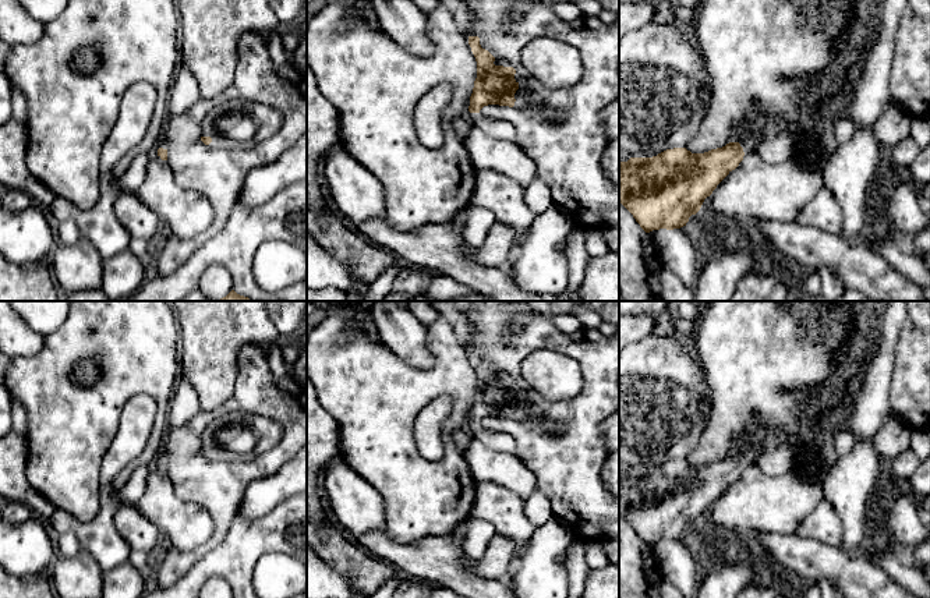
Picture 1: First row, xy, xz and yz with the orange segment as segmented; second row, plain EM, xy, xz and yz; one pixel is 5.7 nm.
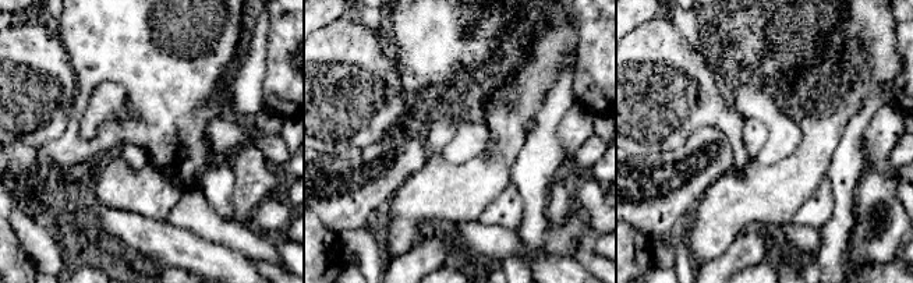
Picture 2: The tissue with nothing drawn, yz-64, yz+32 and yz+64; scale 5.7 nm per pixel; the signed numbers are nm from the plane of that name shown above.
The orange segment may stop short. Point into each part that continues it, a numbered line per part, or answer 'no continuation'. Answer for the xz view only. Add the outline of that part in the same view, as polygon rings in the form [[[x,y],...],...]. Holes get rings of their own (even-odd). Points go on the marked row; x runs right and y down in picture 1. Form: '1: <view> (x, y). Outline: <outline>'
1: xz (520, 98). Outline: [[[514,74],[514,79],[519,84],[519,89],[514,93],[514,109],[527,109],[527,103],[526,103],[526,95],[523,93],[523,89],[527,86],[527,81],[520,78],[519,74]]]
2: xz (502, 130). Outline: [[[471,113],[471,127],[475,127],[489,137],[517,142],[517,132],[508,121],[491,121],[480,113]]]

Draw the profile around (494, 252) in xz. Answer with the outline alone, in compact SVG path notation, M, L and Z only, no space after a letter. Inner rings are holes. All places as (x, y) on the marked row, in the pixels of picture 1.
M495 222L484 244L474 250L473 259L484 266L506 269L509 265L509 251L514 243L516 231L505 223Z

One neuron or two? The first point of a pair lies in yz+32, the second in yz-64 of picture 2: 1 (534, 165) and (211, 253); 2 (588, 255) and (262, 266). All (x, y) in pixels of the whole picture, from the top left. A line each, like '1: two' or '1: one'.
1: two
2: two

